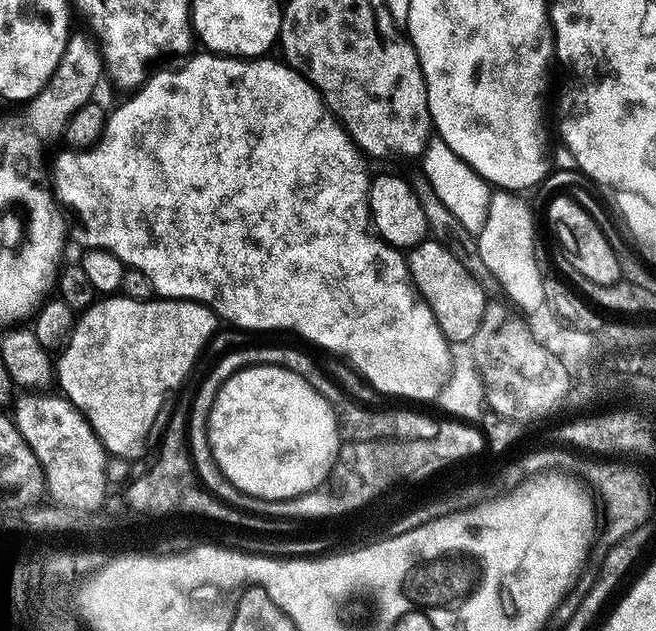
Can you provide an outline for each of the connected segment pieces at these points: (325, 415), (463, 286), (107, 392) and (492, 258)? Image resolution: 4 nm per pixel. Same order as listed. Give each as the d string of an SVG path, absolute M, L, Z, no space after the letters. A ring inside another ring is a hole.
M265 364L242 369L218 390L208 419L208 437L222 474L226 474L238 490L263 500L289 500L304 492L313 492L332 472L342 443L340 421L330 402L326 402L306 378Z
M426 238L421 244L407 253L408 272L412 276L412 285L420 294L420 299L430 306L442 334L448 339L449 345L467 345L478 334L478 325L482 323L482 314L486 303L486 293L484 288L450 254L450 250L445 244L440 244L436 240Z
M123 294L97 299L85 312L79 313L68 343L55 361L55 379L58 384L60 382L59 391L90 422L94 434L109 456L136 462L148 448L148 435L151 434L164 403L165 408L169 403L168 395L175 388L183 386L184 379L191 374L200 352L202 356L217 331L216 313L197 300L135 300Z
M496 190L489 198L489 213L476 245L486 262L486 270L494 274L499 291L509 296L507 299L521 313L536 314L545 307L544 276L536 261L536 220L532 208L523 200L523 195L507 190Z

